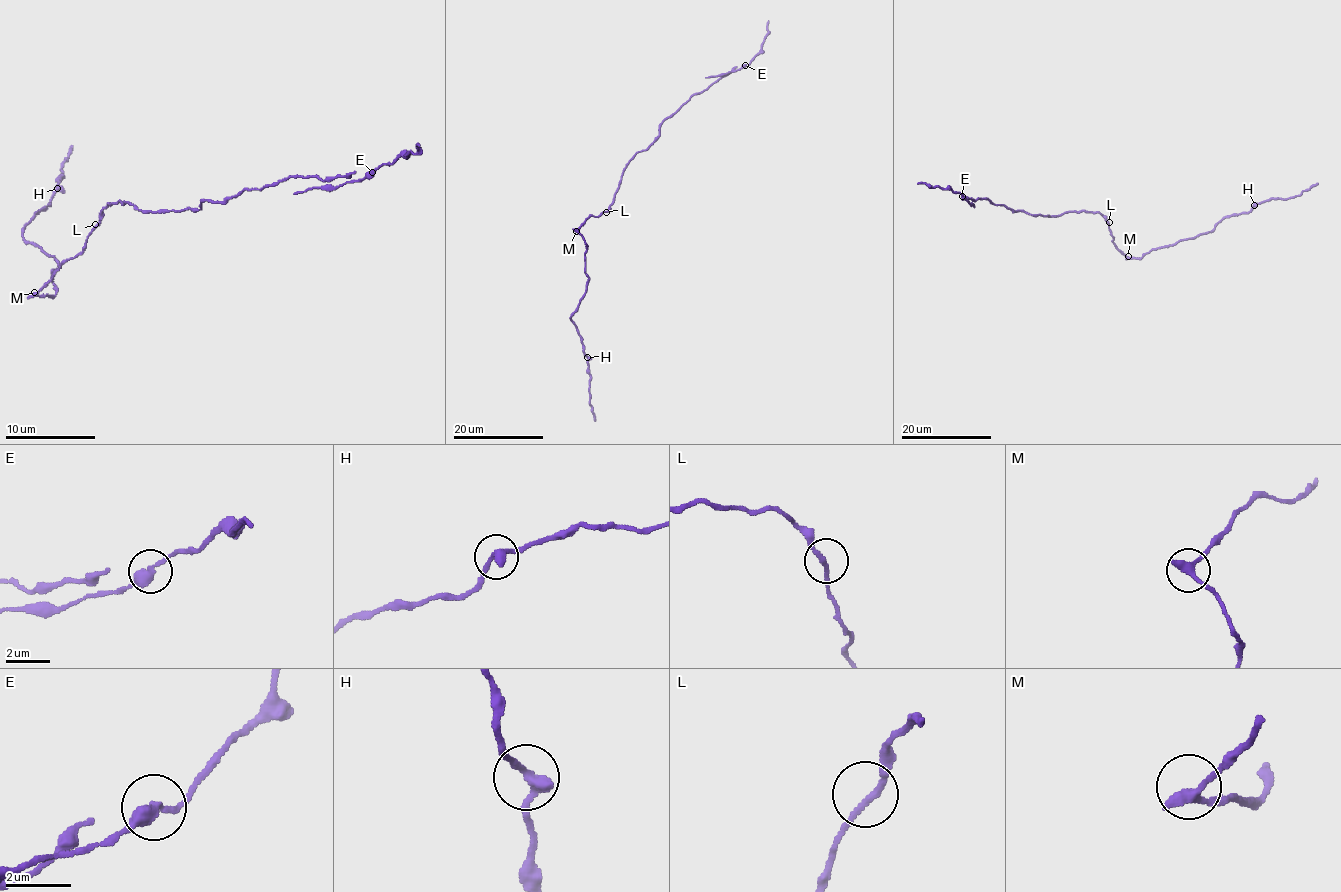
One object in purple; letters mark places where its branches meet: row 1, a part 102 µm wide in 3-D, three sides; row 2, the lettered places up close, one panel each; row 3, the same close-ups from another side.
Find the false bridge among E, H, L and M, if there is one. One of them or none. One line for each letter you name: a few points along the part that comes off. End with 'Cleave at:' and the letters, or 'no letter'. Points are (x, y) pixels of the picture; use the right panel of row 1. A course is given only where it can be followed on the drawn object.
E: course (962, 197), (974, 207)
Cleave at: E

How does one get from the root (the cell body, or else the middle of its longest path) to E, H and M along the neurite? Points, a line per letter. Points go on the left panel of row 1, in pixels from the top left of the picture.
E: (97, 224), (100, 213), (120, 200), (142, 211), (183, 211), (291, 177), (365, 179), (372, 173)
H: (97, 224), (84, 247), (37, 294), (55, 294), (52, 272), (59, 265), (28, 242), (23, 229), (57, 188)
M: (97, 224), (84, 247), (34, 292)

